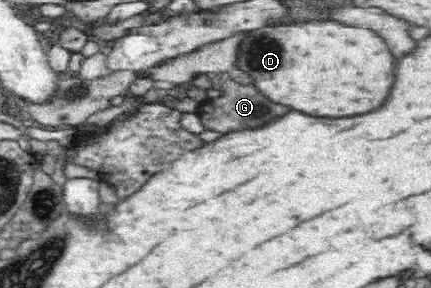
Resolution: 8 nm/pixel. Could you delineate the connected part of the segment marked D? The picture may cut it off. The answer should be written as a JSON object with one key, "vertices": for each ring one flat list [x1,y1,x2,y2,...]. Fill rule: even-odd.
{"vertices":[[313,20,301,24,285,24,264,26,262,29,252,30,251,34,241,41,235,66,251,75,254,86,268,99,291,106,309,116,327,116,327,118,345,118,367,114,379,108,391,88,393,88,393,56,375,32,343,26,341,22,333,20]]}

